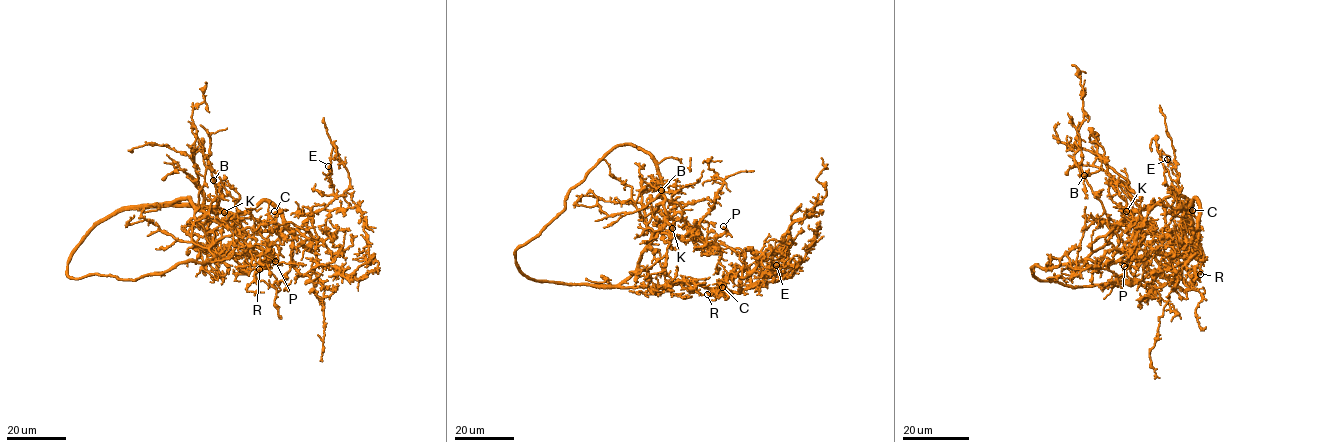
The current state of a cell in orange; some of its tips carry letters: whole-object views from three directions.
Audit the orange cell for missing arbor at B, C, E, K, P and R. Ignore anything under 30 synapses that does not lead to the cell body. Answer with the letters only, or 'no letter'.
no letter

